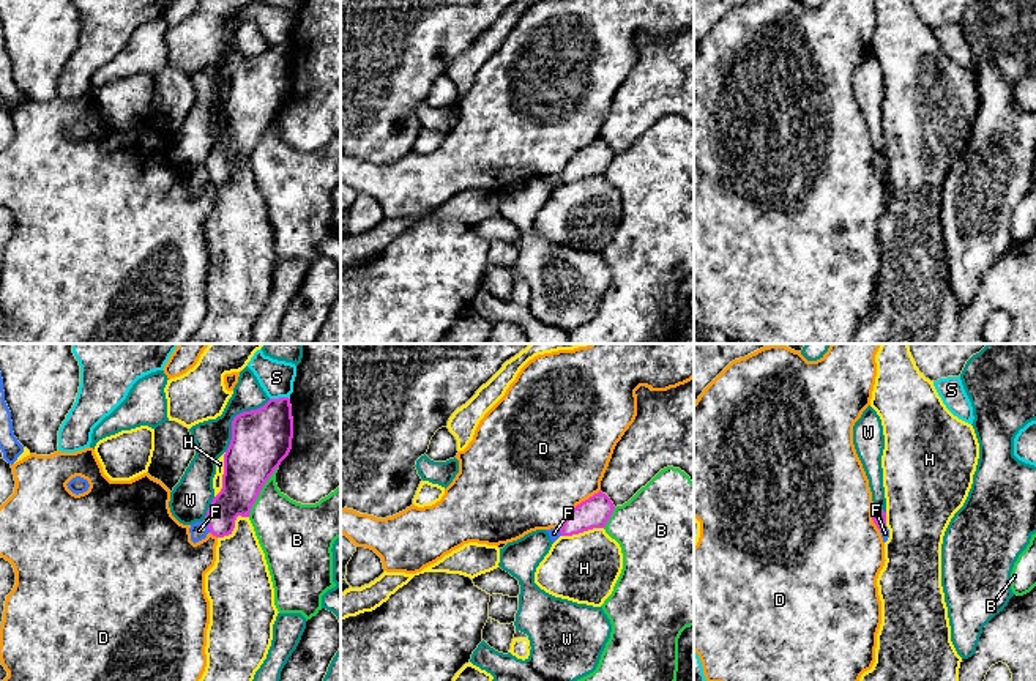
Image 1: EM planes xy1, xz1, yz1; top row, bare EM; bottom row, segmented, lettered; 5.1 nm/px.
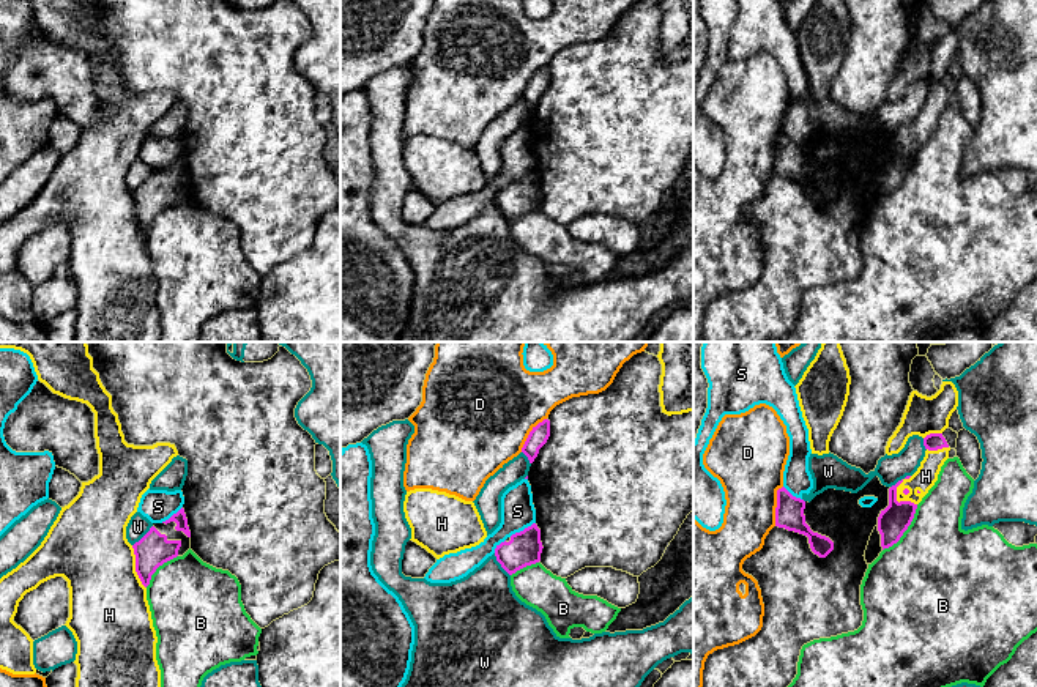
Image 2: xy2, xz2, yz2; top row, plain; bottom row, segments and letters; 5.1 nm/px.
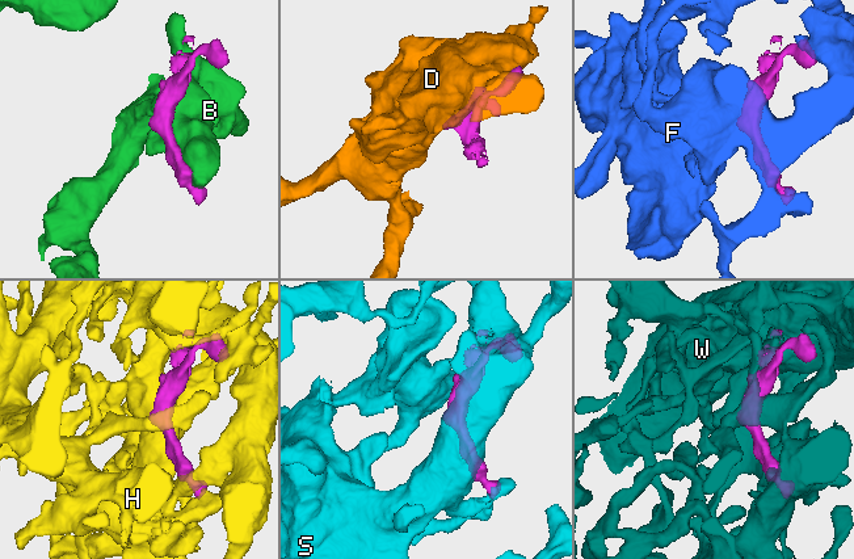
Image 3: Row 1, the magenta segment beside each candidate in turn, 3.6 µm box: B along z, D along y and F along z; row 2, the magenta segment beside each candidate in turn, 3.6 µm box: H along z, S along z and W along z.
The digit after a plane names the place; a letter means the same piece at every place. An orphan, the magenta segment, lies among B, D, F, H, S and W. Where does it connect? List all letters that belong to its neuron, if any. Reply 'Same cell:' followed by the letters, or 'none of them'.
Same cell: H

